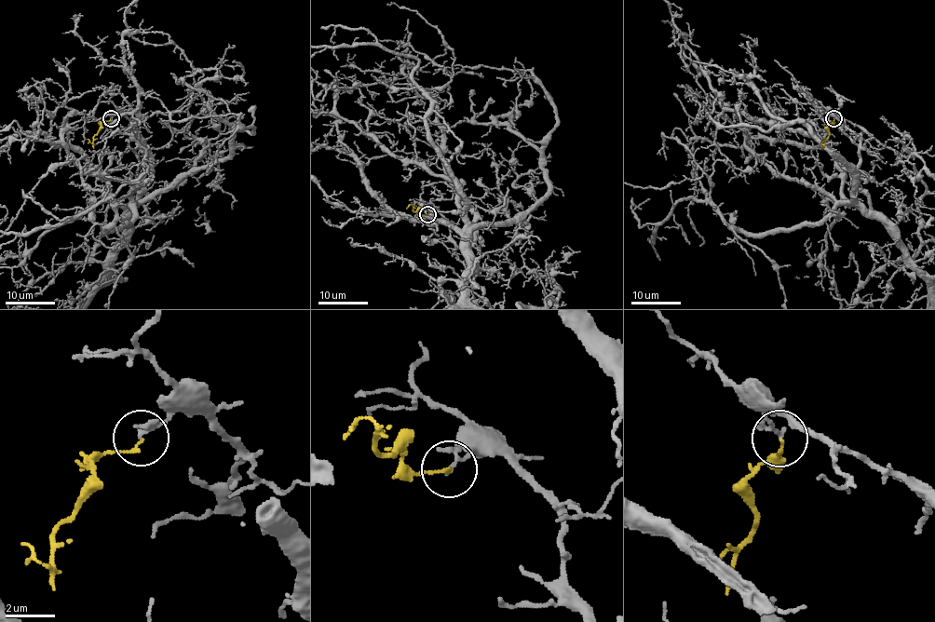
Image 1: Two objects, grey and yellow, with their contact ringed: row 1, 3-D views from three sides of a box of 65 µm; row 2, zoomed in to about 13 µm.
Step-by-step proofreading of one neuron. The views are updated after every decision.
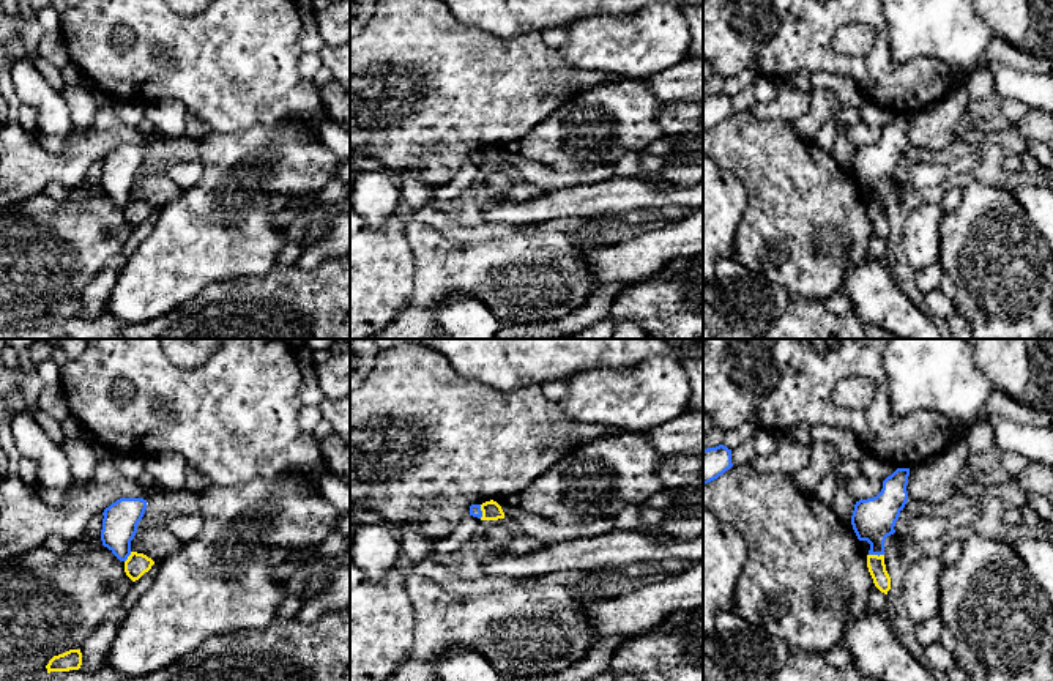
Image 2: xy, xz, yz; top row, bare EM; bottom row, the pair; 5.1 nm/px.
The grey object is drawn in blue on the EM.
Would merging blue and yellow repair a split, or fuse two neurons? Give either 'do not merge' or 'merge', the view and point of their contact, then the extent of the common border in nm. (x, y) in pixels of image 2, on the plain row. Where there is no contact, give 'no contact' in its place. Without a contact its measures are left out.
do not merge; contact yz (877, 200); length 80 nm

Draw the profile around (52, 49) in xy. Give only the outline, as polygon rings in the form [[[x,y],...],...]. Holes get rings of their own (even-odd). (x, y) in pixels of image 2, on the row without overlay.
[[[46,33],[39,41],[38,55],[60,73],[69,65],[68,49],[61,33]]]

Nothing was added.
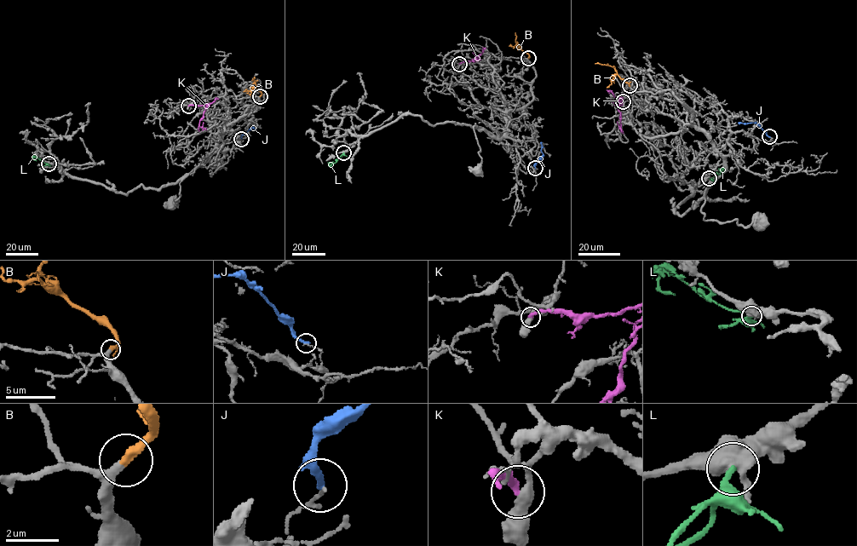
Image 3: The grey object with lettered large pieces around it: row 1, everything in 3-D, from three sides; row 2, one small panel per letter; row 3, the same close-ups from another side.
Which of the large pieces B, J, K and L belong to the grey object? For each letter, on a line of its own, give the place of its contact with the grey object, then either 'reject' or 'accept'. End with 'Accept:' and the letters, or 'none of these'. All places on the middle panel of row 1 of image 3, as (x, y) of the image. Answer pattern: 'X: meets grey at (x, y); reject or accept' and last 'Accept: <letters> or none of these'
B: meets grey at (528, 58); accept
J: meets grey at (535, 168); reject
K: meets grey at (459, 64); reject
L: meets grey at (343, 152); reject
Accept: B

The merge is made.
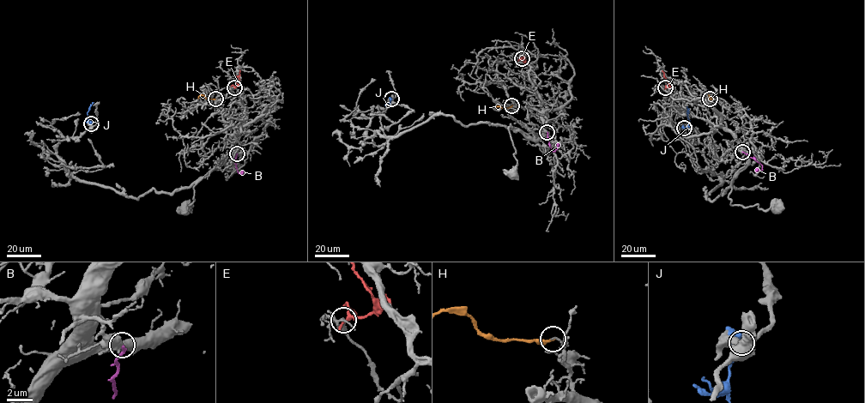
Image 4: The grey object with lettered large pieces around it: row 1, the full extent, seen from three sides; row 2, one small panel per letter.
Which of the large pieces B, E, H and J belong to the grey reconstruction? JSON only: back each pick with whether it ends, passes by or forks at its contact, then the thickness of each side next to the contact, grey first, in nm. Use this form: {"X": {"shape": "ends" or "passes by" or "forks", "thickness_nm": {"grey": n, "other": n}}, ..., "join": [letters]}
{"join": []}

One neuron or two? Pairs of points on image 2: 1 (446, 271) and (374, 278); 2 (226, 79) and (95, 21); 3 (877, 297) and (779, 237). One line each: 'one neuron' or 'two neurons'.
1: two neurons
2: one neuron
3: two neurons

